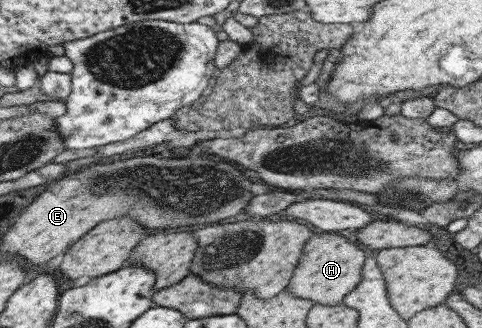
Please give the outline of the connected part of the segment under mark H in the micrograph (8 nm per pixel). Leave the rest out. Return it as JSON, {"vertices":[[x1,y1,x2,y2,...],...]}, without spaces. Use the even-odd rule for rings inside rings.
{"vertices":[[317,231,303,243,285,289,295,298,312,300,323,306,339,305,342,298,356,287,361,278,361,265,366,258,365,252,343,237,343,234]]}

